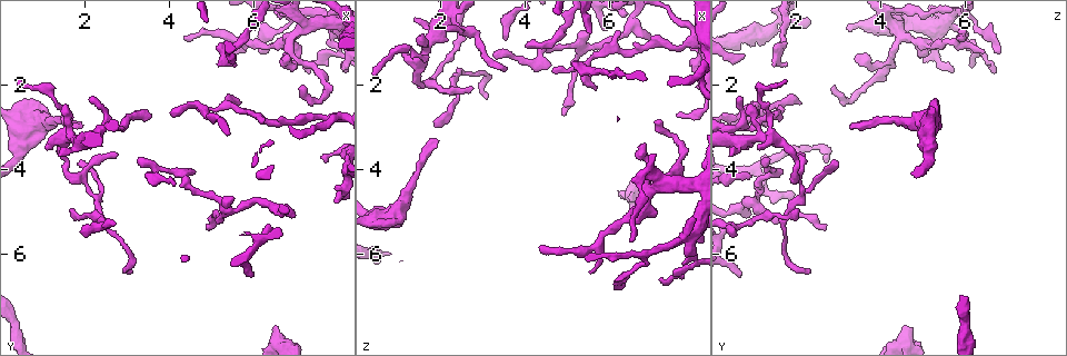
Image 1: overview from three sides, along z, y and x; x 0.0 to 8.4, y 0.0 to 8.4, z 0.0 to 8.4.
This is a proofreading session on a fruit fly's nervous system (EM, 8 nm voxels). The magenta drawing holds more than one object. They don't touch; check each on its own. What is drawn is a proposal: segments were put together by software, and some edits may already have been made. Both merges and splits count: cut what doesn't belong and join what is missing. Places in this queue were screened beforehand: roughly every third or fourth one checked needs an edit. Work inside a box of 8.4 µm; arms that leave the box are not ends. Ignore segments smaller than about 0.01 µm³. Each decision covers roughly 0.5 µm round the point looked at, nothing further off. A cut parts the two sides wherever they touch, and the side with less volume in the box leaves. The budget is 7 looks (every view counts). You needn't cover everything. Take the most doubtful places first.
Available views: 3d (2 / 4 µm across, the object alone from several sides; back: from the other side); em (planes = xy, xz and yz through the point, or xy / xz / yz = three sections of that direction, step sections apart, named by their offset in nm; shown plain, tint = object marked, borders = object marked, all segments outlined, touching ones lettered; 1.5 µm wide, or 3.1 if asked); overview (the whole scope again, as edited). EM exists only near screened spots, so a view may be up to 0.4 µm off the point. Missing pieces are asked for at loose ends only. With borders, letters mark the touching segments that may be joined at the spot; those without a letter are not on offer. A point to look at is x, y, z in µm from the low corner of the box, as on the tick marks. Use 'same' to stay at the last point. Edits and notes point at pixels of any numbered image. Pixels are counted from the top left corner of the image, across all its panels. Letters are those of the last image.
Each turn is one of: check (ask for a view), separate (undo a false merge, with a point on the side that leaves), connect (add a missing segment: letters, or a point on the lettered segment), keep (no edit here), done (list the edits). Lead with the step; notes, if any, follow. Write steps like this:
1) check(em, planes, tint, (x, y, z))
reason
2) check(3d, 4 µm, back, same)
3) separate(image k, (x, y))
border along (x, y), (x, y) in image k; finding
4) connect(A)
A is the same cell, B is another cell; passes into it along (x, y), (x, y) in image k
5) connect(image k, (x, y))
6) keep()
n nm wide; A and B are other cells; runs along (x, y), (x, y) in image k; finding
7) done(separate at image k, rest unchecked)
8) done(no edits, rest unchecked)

check(em, xy, step 8, borders, (6.55, 7.75, 4.55))
free end

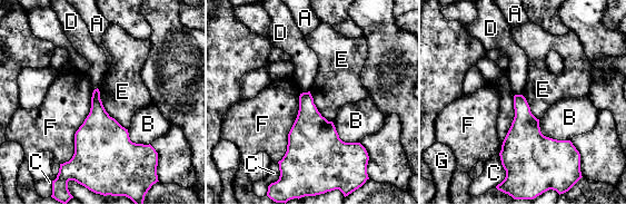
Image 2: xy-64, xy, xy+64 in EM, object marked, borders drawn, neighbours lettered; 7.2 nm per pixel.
keep()
A, B, C, D, E, F and G are other cells; border along (97, 88), (105, 110), (127, 129) in image 2; no lettered segment goes on from it

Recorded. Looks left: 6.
check(em, xz, step 8, tint, (2.00, 3.05, 3.30))
tapers out

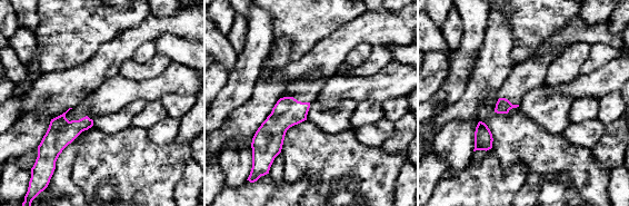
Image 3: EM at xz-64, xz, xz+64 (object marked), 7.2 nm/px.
check(em, planes, tint, same)
cut it another way

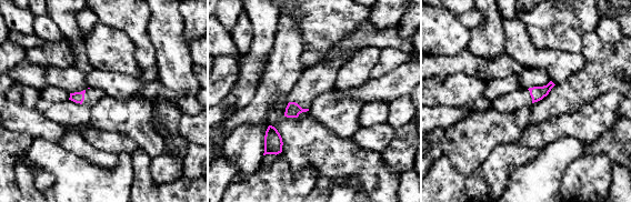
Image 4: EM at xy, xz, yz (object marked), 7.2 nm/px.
check(em, planes, borders, same)
what lies round it

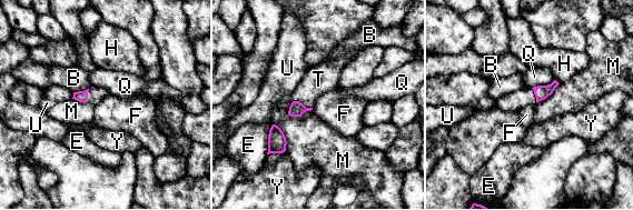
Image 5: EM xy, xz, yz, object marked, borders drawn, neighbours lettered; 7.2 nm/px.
connect(image 5, (318, 79))
T is the same cell, B, E, F, H, M, Q, U and Y are other cells; passes into it along (296, 109), (302, 103), (318, 79) in image 5; the neuron continues

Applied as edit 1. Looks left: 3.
check(3d, 2 µm, (4.35, 0.95, 5.85))
branch stops here

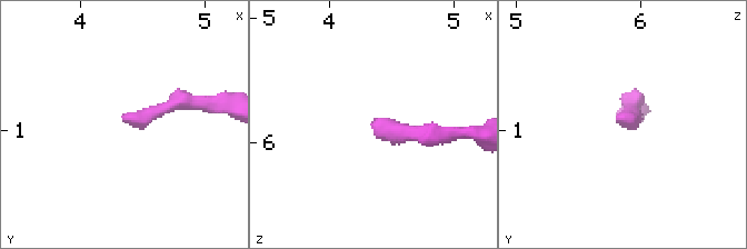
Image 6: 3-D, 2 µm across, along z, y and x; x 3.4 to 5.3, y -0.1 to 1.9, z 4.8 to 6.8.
check(em, planes, borders, (4.34, 0.88, 5.84))
now the EM

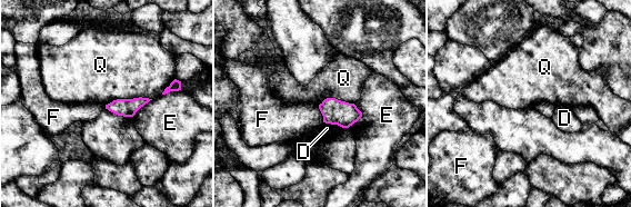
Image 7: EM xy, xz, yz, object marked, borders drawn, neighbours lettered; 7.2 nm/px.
keep()
D, E, F and Q are other cells; border along (151, 98), (117, 98), (104, 105) in image 7; none of them fits

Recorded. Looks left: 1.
done(connect at image 5, rest unchecked)

